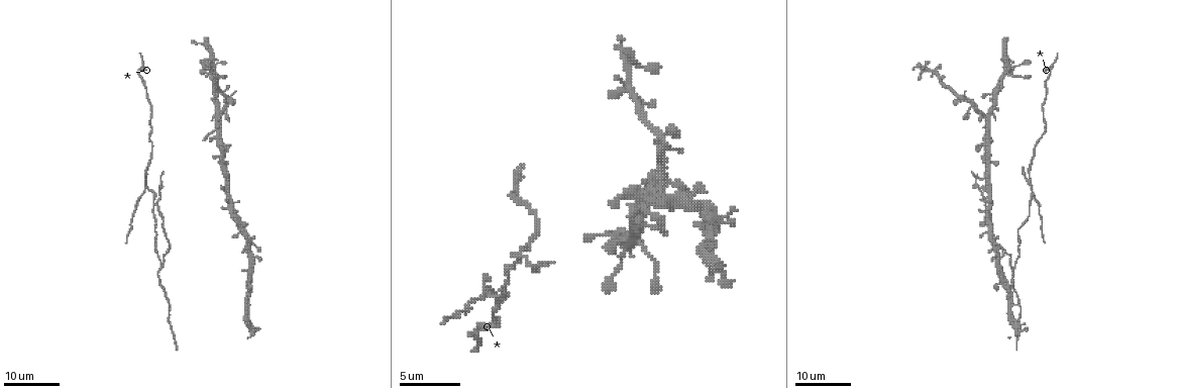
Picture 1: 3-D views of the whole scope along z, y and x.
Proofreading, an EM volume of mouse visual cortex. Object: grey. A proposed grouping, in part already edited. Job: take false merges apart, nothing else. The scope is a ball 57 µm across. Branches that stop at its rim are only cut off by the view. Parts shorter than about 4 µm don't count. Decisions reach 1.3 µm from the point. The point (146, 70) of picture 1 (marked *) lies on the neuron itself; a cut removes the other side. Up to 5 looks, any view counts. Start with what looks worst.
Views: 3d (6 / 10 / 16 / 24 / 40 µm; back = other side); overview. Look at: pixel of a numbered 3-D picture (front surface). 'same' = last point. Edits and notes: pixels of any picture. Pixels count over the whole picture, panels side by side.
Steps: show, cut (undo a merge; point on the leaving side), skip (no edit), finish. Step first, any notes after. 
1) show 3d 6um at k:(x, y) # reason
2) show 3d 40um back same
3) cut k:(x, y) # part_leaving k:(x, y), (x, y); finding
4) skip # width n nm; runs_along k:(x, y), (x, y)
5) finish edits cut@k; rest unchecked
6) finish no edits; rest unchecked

show 3d 24um at 1:(637, 242) # four arms meet

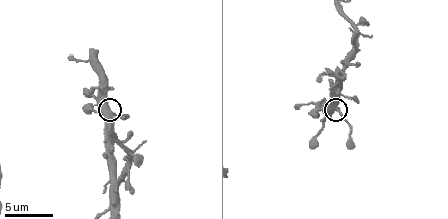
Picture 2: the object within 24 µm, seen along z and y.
show 3d 10um at 2:(108, 110) # zoom in

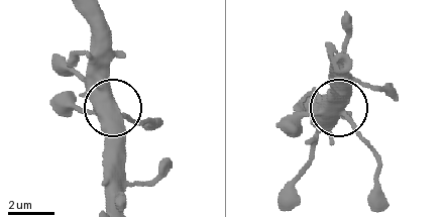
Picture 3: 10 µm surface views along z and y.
skip # arms 4; runs_along 3:(347, 56), (343, 113), (373, 146); all the same neuron

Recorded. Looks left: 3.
show 3d 24um at 1:(1033, 188) # three-way junction

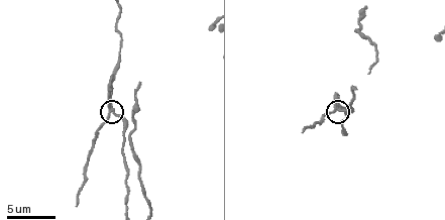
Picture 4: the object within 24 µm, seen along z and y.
show 3d 10um at 4:(336, 110)

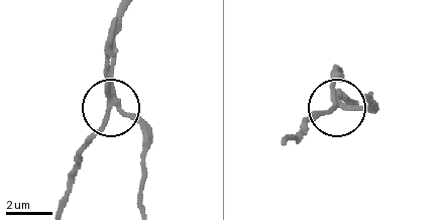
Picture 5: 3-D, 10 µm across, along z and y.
cut 5:(100, 128) # arms 3; a second neuron is stuck on

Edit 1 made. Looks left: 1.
finish edits cut@5; rest unchecked

